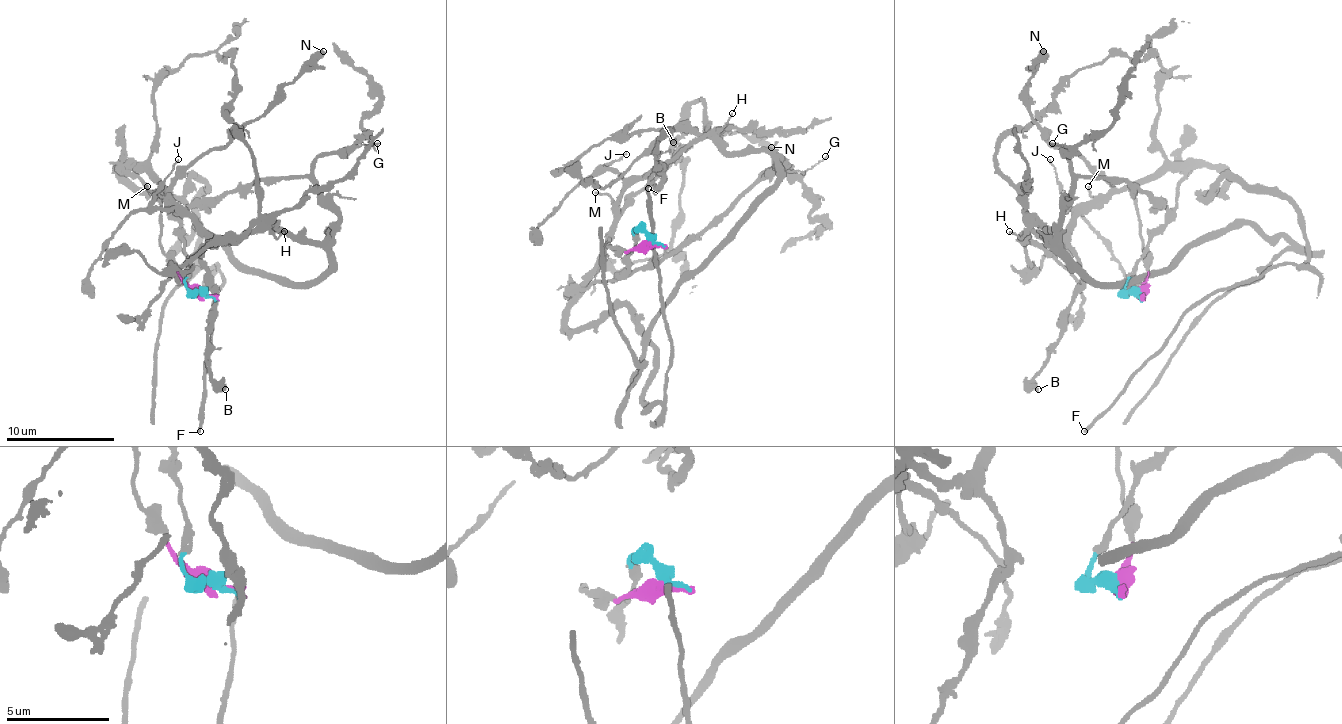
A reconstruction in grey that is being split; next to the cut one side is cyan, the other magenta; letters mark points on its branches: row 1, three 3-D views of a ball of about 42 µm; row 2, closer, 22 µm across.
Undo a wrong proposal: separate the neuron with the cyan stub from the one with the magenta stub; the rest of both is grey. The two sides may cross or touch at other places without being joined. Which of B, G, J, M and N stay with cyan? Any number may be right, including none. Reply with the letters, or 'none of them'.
G

